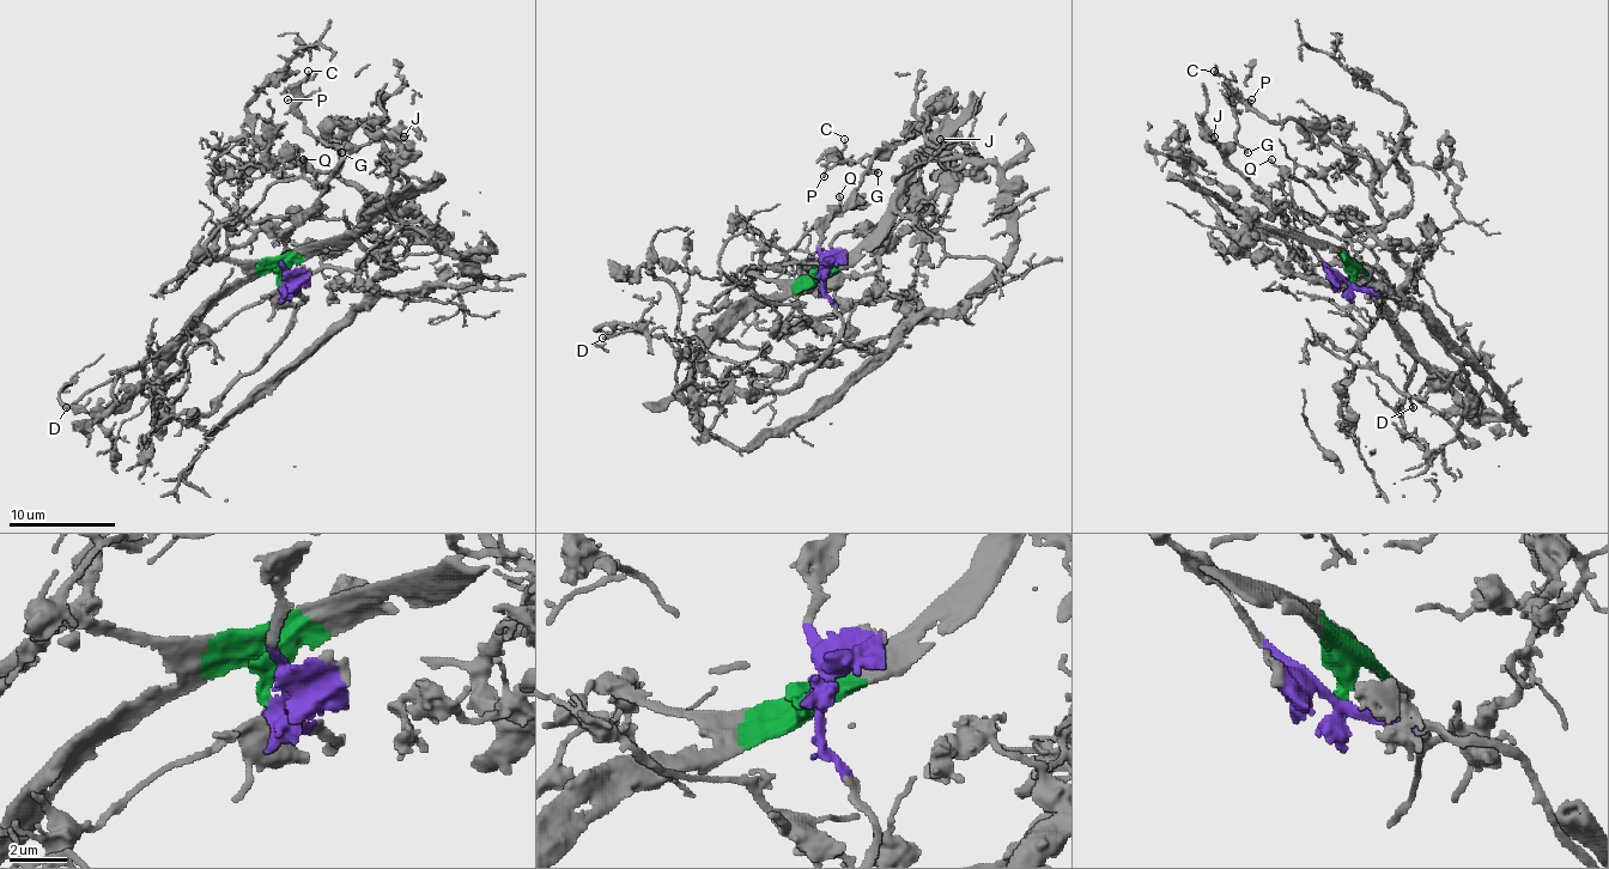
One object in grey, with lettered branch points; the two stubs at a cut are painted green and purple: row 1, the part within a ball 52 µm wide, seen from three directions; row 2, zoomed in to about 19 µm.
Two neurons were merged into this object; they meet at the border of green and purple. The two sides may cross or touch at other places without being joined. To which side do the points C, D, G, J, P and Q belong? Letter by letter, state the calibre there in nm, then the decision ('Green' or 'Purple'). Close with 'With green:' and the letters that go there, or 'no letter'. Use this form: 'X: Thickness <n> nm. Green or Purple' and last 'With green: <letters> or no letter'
C: Thickness 120 nm. Purple
D: Thickness 180 nm. Green
G: Thickness 160 nm. Purple
J: Thickness 190 nm. Purple
P: Thickness 110 nm. Purple
Q: Thickness 130 nm. Green
With green: D, Q

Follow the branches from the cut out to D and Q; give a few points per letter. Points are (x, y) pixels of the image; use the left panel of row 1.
D: (281, 283), (275, 273), (249, 273), (236, 278), (151, 358), (86, 389), (66, 408)
Q: (281, 283), (271, 265), (228, 262), (217, 251), (217, 228), (252, 212), (275, 182), (295, 180), (302, 158)

